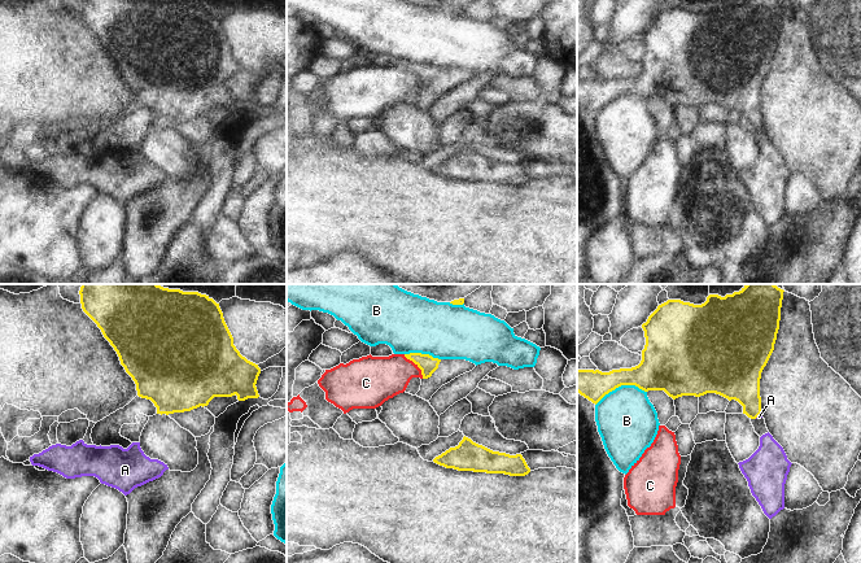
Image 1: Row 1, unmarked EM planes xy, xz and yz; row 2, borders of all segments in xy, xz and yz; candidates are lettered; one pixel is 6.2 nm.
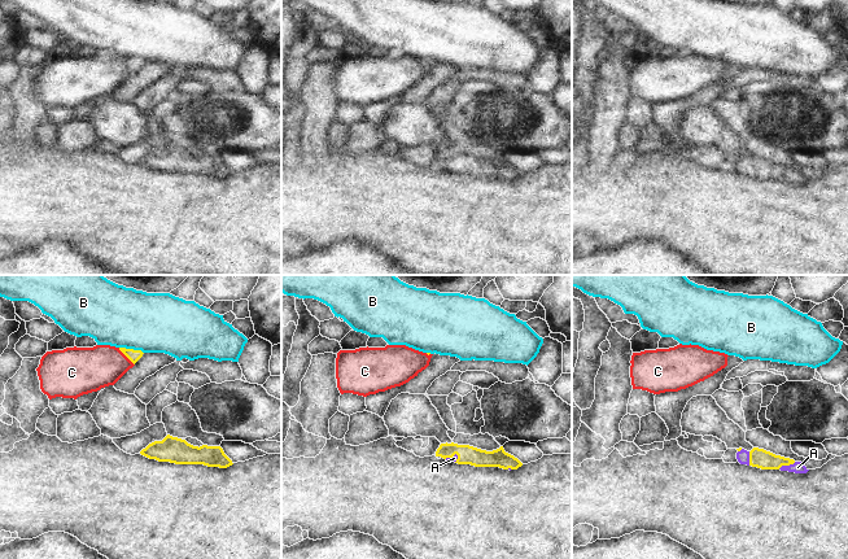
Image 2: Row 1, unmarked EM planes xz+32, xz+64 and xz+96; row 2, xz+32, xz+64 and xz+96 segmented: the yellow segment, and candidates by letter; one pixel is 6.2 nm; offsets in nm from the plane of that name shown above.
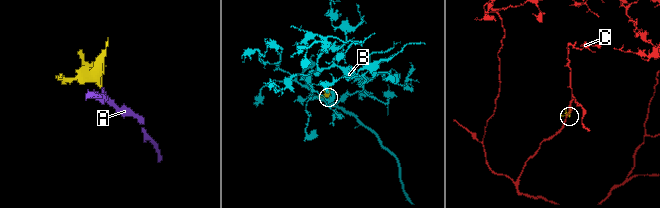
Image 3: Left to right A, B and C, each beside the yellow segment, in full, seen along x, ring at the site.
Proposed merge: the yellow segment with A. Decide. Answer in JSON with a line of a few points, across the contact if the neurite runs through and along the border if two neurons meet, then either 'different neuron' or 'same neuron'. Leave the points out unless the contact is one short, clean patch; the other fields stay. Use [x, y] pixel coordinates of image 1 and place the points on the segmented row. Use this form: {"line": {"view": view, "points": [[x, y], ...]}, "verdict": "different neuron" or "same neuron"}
{"line": {"view": "yz", "points": [[739, 380], [757, 415], [759, 417]]}, "verdict": "same neuron"}

